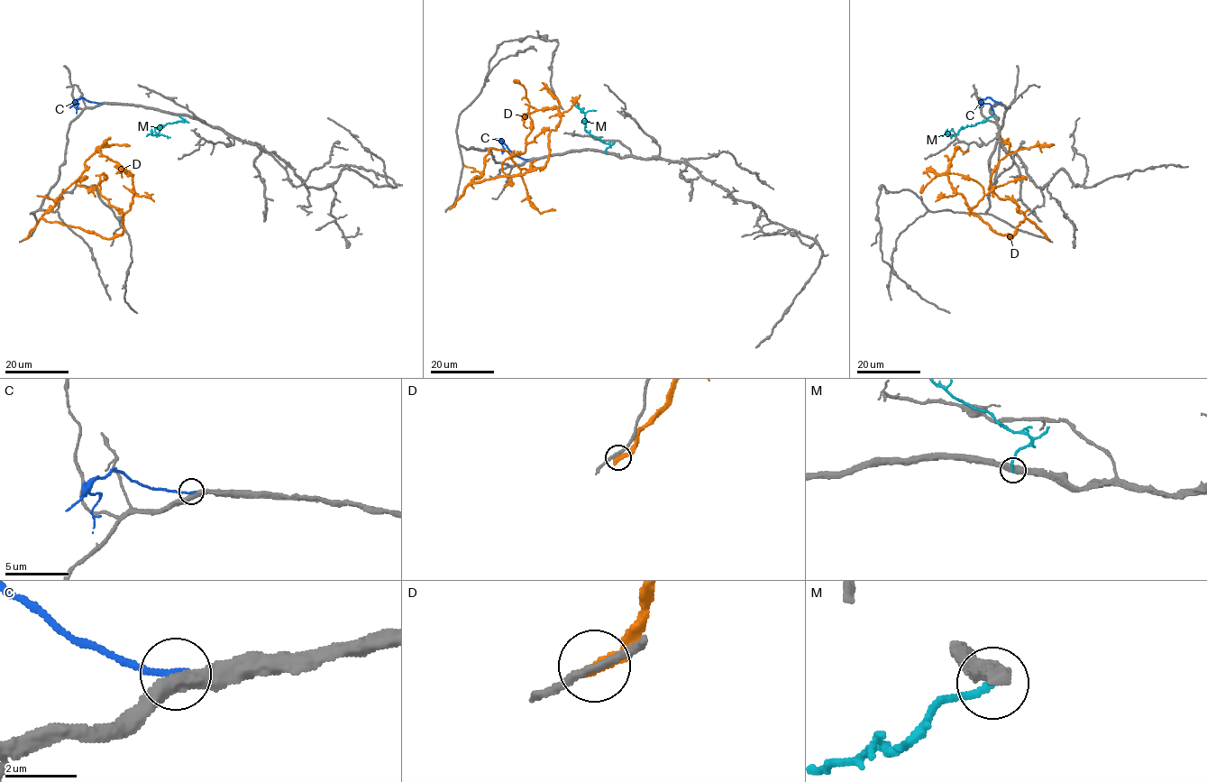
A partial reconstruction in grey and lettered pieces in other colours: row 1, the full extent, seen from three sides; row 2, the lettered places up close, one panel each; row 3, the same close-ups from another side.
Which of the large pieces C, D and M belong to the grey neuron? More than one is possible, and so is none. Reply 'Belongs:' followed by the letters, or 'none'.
Belongs: C

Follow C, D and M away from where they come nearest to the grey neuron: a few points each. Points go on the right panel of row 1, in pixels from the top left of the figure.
C: (1000, 103), (989, 97), (982, 101), (989, 103), (994, 113)
D: (1047, 239), (1026, 218), (1010, 238), (997, 234), (970, 212), (983, 194), (968, 177), (942, 173), (921, 193)
M: (993, 115), (963, 127), (954, 134), (942, 135)

